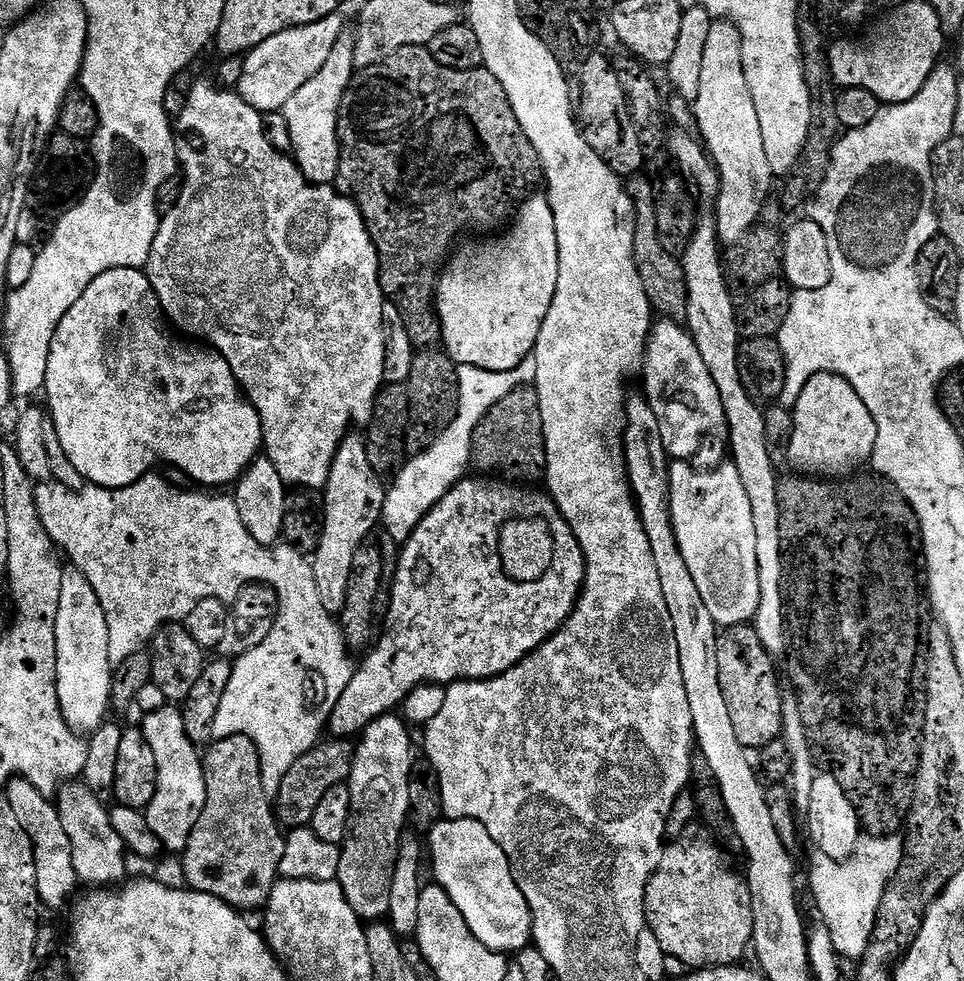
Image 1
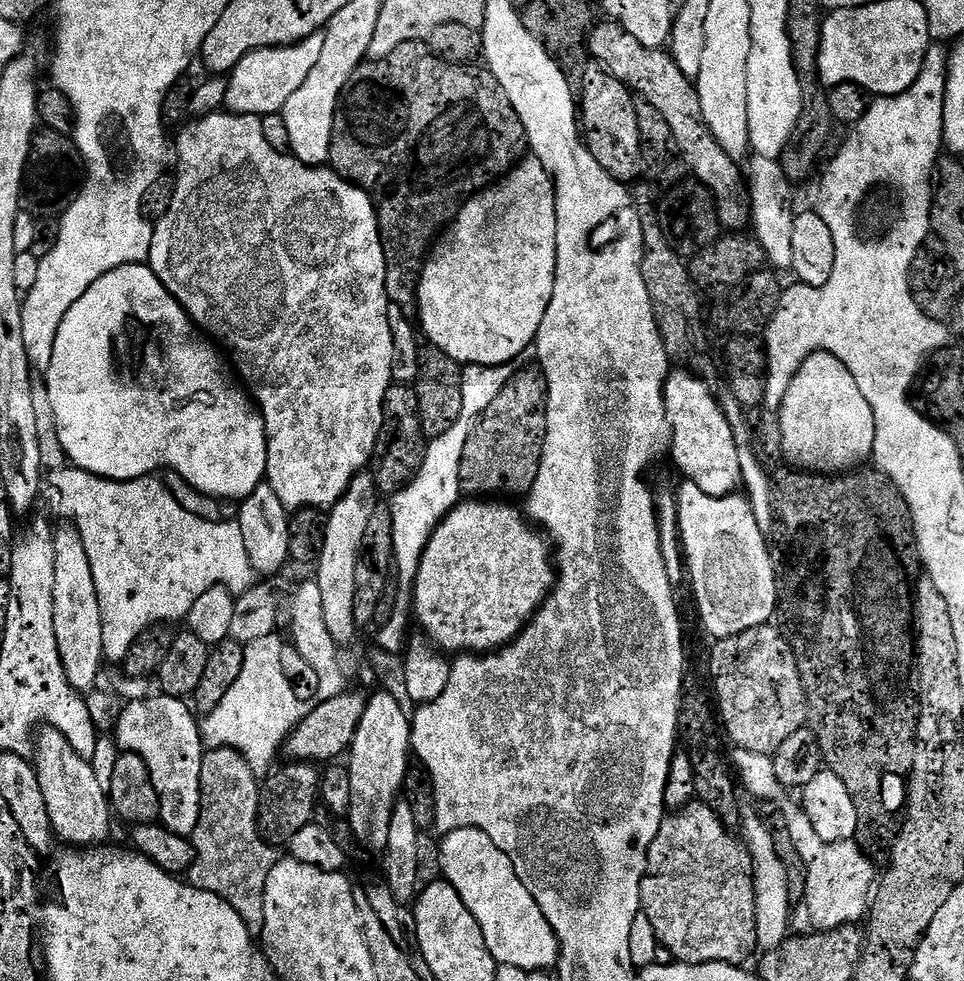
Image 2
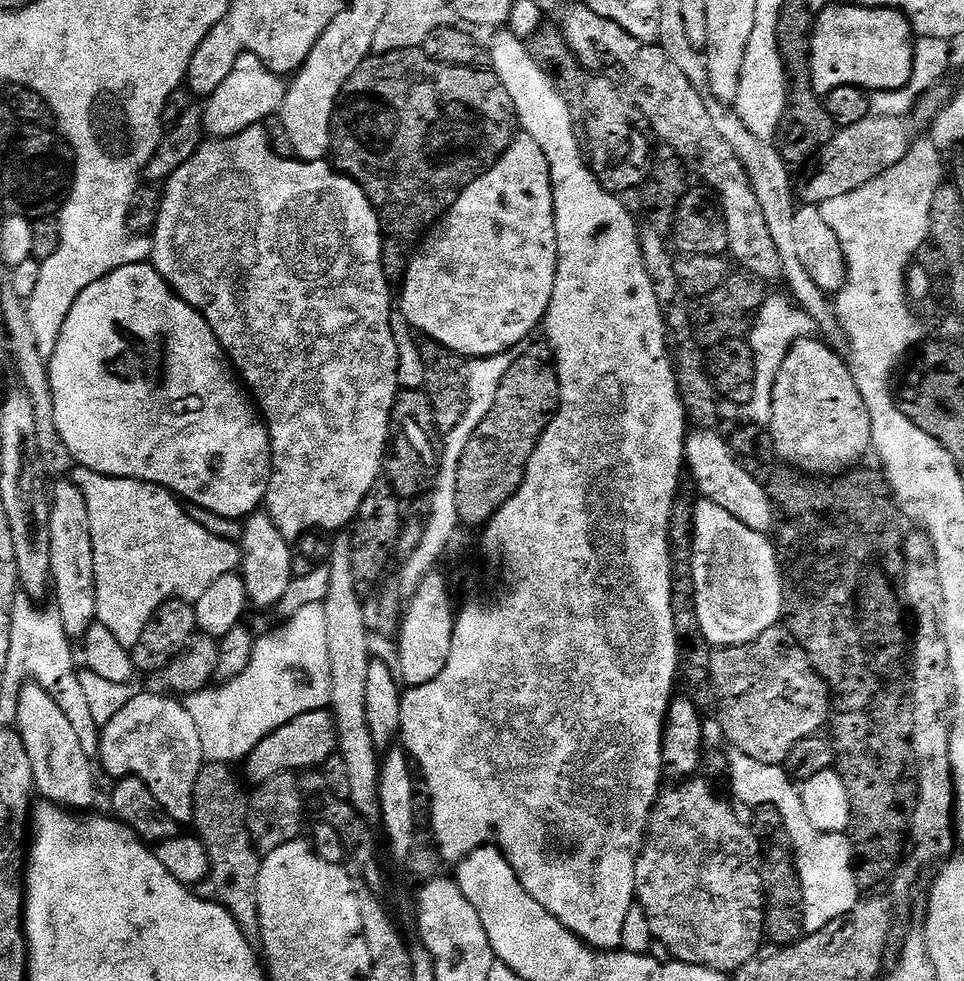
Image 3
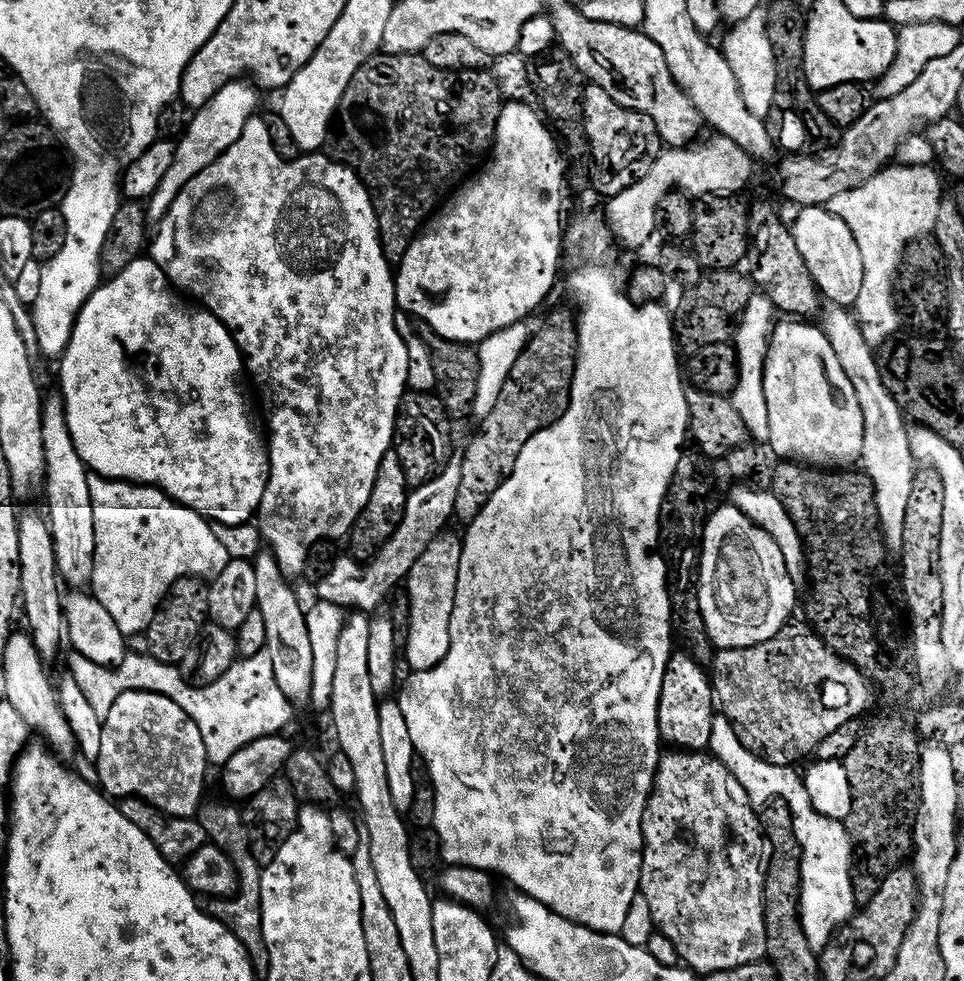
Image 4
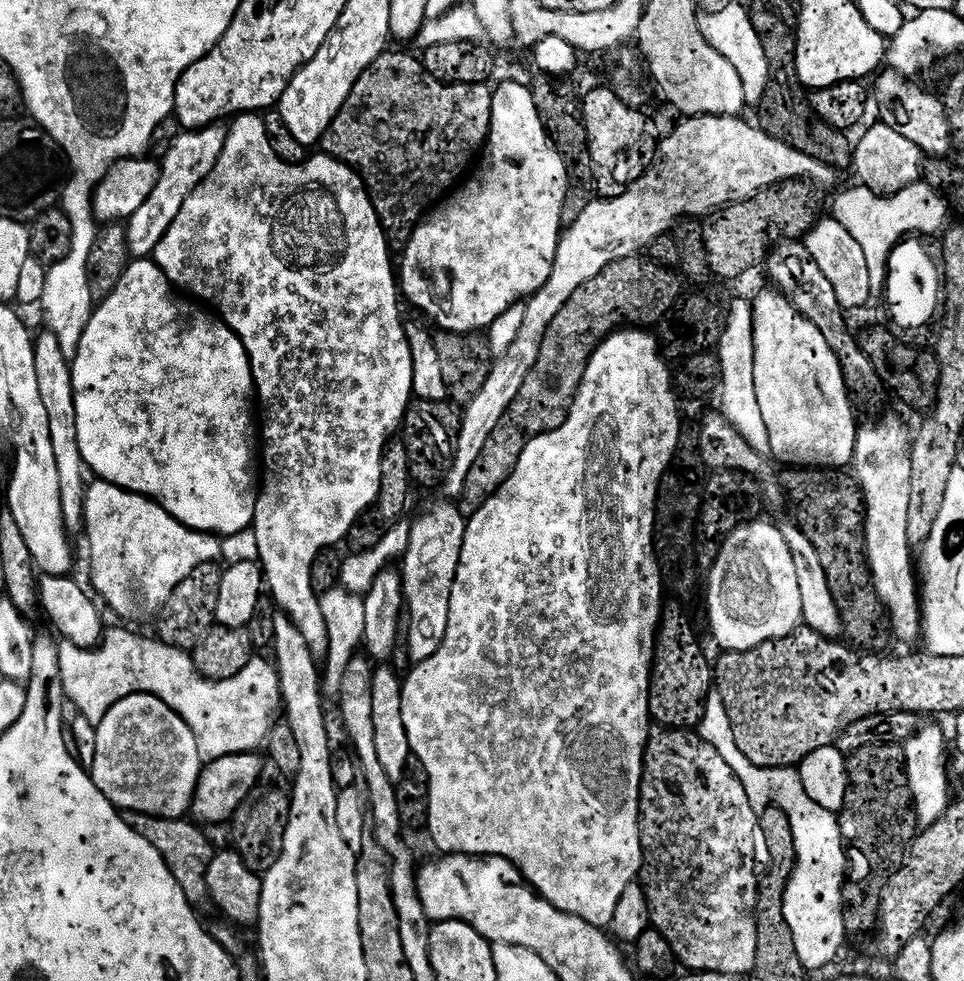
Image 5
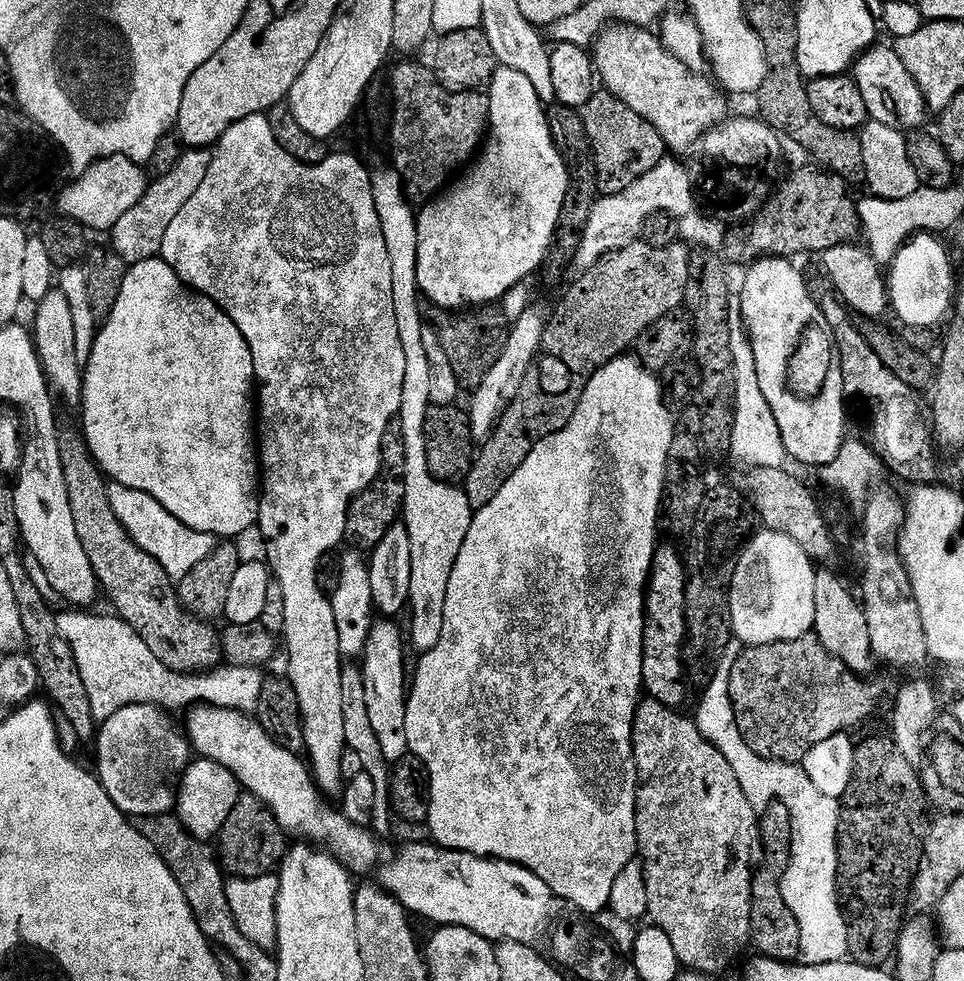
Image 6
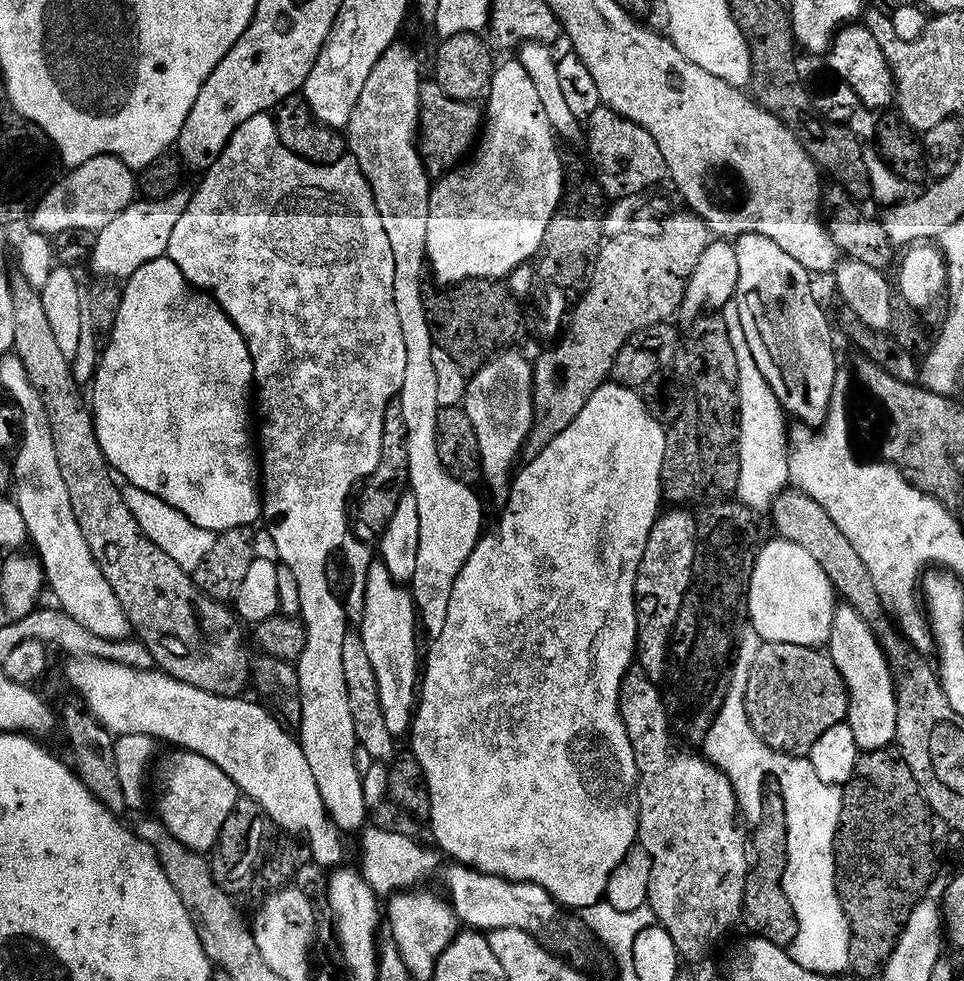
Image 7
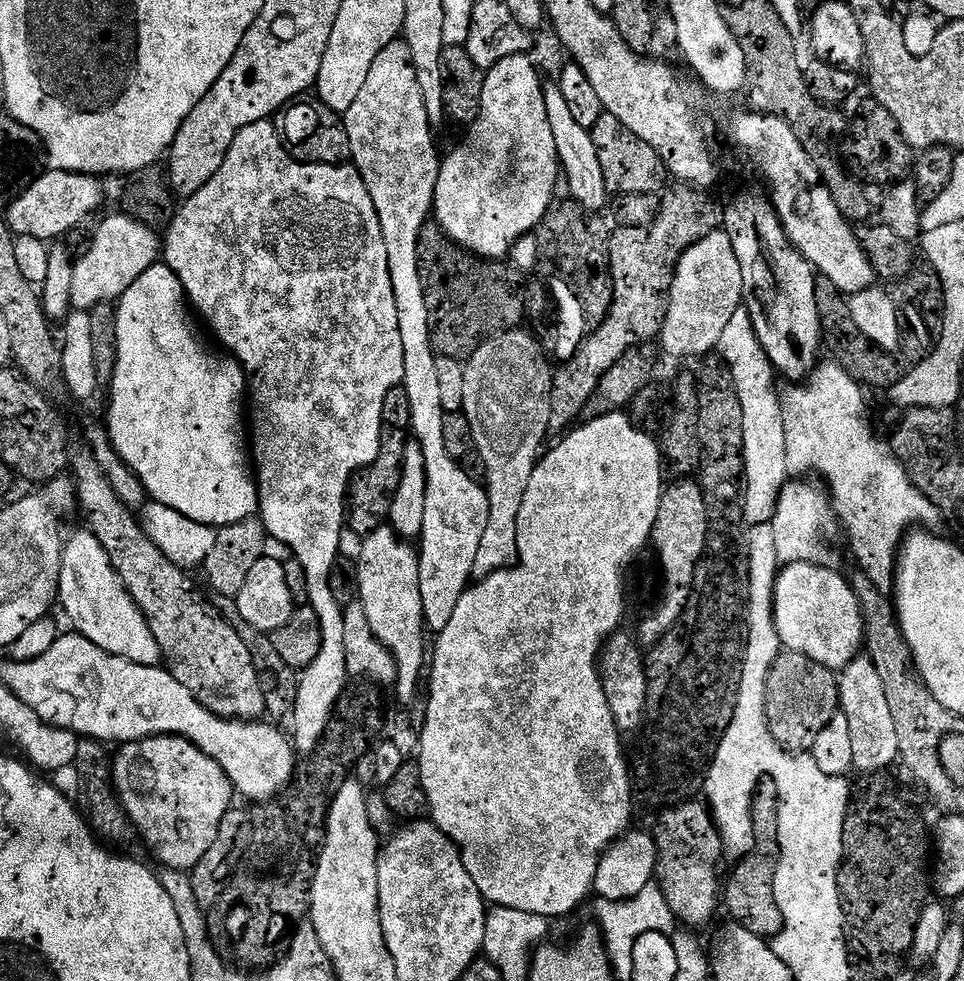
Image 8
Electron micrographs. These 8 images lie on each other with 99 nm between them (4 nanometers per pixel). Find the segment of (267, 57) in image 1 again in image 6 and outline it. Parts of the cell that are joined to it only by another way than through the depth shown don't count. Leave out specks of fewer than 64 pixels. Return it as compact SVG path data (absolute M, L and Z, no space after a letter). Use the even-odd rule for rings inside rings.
M188 150L185 156L165 174L161 180L153 179L149 183L146 194L134 210L130 210L118 218L118 222L110 229L110 248L125 261L128 266L142 262L143 260L154 260L160 256L162 238L166 238L166 230L170 222L178 218L178 210L198 194L198 186L202 186L206 179L206 170L212 161L212 152L208 150Z

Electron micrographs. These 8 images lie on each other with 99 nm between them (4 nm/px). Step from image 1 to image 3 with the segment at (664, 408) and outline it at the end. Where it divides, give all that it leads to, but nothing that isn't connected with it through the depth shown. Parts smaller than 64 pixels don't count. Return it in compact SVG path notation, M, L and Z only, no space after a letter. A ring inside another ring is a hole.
M695 429L685 441L685 465L690 472L712 472L716 480L700 480L695 487L712 504L722 506L726 511L732 512L734 518L738 518L746 526L750 526L755 532L771 533L774 528L774 501L768 495L765 485L759 484L753 473L740 466L740 461L732 453L731 445L718 434L715 429ZM716 464L720 464L720 472L716 472Z

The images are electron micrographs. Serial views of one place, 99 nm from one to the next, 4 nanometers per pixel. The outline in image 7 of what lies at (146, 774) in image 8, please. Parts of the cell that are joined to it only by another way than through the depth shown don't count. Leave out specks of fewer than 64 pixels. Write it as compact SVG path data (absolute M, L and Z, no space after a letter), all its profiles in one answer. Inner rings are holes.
M176 750L171 754L173 756L166 757L160 768L160 789L156 792L155 815L182 846L186 846L191 852L211 853L222 834L222 826L226 826L226 818L230 818L234 806L242 799L242 793L229 776L222 774L222 770L214 766L214 762L183 750Z

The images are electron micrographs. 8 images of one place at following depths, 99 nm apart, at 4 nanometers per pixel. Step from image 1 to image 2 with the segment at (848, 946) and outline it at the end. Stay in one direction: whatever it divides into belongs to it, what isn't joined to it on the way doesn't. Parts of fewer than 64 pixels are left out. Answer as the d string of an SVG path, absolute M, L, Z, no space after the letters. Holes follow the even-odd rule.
M788 802L781 812L788 838L794 846L794 862L802 866L800 878L806 883L806 910L812 926L821 931L832 931L845 924L859 923L867 913L876 880L871 862L860 852L855 841L824 843L799 803Z

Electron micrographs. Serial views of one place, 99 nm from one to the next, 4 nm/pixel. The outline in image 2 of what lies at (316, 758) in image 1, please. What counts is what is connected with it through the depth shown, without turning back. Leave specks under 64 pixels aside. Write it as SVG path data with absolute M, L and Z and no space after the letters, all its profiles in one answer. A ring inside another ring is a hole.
M288 762L285 765L285 768L277 767L263 781L260 790L260 834L273 846L291 845L294 834L298 834L302 826L313 823L316 804L318 808L321 803L321 769L312 762Z

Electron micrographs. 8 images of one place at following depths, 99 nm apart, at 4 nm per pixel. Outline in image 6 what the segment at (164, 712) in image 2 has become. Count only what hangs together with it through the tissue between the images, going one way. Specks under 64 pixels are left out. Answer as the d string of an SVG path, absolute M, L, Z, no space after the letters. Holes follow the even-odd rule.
M132 704L116 711L101 723L97 731L96 769L97 779L107 796L129 818L169 815L175 809L176 785L179 777L188 769L194 752L187 735L179 732L164 718L165 713L152 704Z

